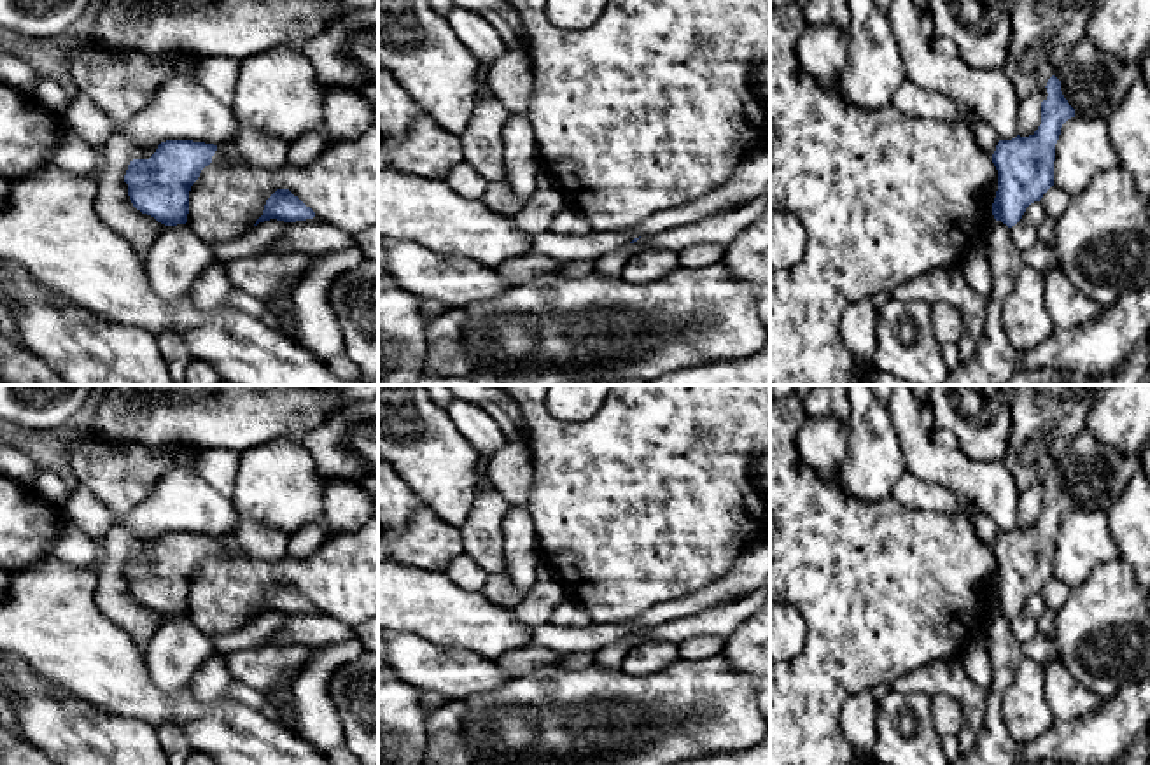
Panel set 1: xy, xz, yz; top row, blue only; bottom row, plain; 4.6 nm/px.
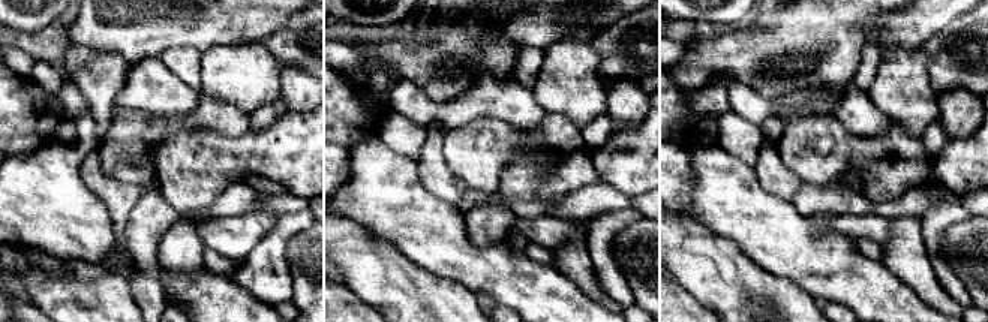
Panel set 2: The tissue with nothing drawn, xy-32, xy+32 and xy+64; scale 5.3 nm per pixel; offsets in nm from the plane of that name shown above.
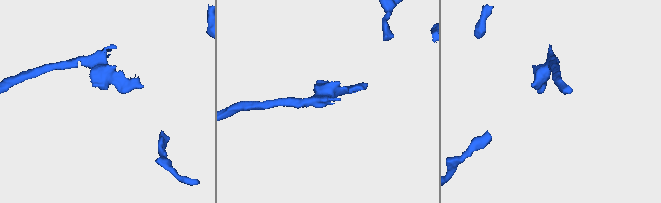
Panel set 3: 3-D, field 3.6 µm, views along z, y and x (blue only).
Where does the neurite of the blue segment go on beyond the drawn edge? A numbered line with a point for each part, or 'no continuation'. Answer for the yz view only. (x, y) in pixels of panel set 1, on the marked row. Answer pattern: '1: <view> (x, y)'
1: yz (1094, 83)

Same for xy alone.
1: xy (251, 146)

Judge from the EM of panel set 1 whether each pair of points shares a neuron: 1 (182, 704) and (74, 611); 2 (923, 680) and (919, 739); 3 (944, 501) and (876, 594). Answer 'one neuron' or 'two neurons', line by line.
1: one neuron
2: two neurons
3: two neurons

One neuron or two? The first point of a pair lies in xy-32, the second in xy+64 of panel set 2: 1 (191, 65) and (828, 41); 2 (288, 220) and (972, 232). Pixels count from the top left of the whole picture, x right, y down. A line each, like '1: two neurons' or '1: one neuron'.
1: one neuron
2: two neurons

